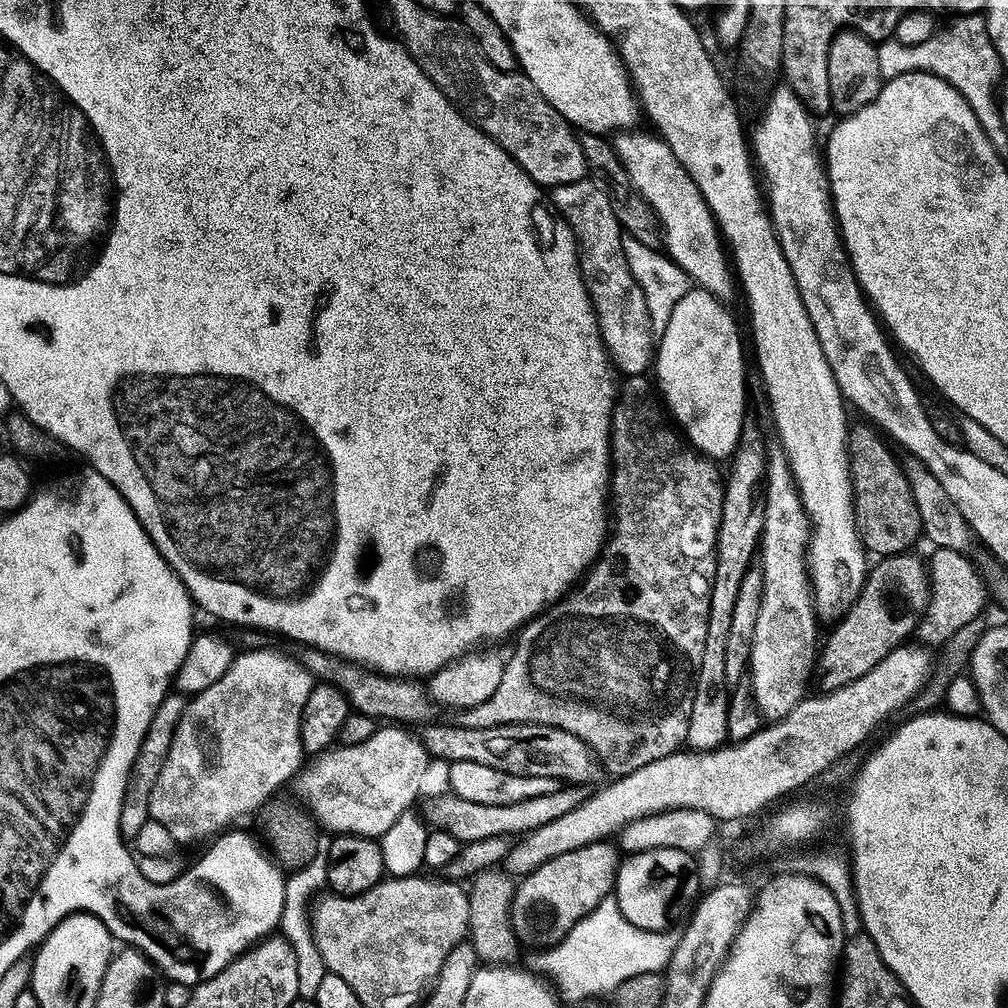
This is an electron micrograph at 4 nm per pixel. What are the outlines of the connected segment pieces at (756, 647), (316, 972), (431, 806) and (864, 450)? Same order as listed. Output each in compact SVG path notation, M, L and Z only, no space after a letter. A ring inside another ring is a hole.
M769 417L766 418L766 438L769 495L760 527L760 535L765 543L765 597L762 598L761 613L755 620L748 672L752 674L752 692L758 708L767 721L773 722L787 716L807 693L813 658L818 649L818 629L804 572L806 518L797 504L786 454Z
M322 836L319 840L317 857L310 862L304 870L296 871L294 874L285 879L286 886L282 888L282 901L280 904L279 920L286 925L291 946L294 948L296 961L298 963L298 982L297 993L308 1000L315 999L318 992L318 985L322 970L326 966L326 960L323 953L320 952L314 942L314 938L310 932L310 922L308 920L308 904L312 896L328 881L328 862L331 856L331 839Z
M447 779L426 782L420 787L420 793L416 796L414 811L419 819L425 824L429 830L439 830L441 832L449 832L456 836L457 841L467 842L476 839L503 837L510 840L523 837L525 834L537 829L538 827L564 816L566 812L574 809L578 803L576 796L577 789L572 786L560 786L558 790L532 796L524 800L512 800L510 802L498 802L490 800L488 796L475 797L462 794Z
M872 436L851 437L848 445L850 466L852 467L853 486L856 490L856 525L860 528L861 538L868 547L869 553L880 558L900 558L903 552L908 552L916 544L916 539L922 536L923 524L918 514L918 505L911 496L911 490L905 484L905 479L898 471L897 465L888 461L884 448Z

